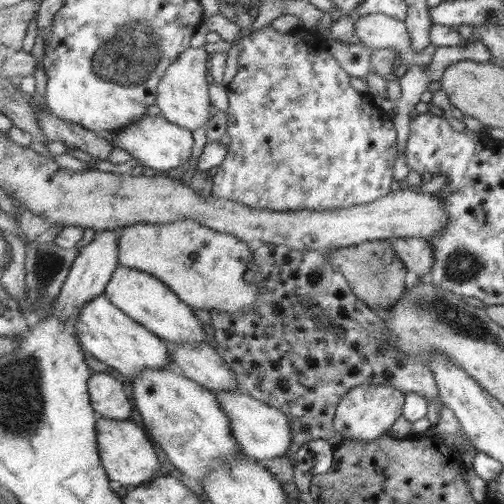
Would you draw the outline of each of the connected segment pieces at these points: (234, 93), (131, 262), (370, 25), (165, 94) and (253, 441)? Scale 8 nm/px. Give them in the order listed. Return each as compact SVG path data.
M263 26L253 29L247 36L243 36L239 42L239 56L237 56L236 72L233 79L227 84L227 102L229 108L224 114L227 116L225 133L229 135L229 143L226 148L226 157L216 168L211 177L210 194L214 198L229 199L241 203L246 207L267 209L272 211L298 211L301 209L322 211L325 209L340 209L350 206L367 204L389 193L389 186L393 182L391 170L396 154L396 132L390 117L383 111L376 109L372 97L367 94L359 94L349 85L348 74L337 64L337 61L327 52L327 42L314 34L313 31L304 29L281 32L271 26Z
M184 218L167 224L134 224L123 227L119 230L119 236L120 264L155 275L170 286L170 289L174 290L191 308L205 311L215 309L220 314L223 312L231 314L233 311L241 311L242 314L247 311L256 313L258 288L247 284L242 277L246 272L246 264L253 258L253 252L247 246L247 242L235 238L233 234L217 232L201 226L190 218Z
M378 13L361 15L352 21L355 36L365 48L390 49L395 54L408 55L409 36L403 22Z
M191 48L183 52L168 71L162 76L158 86L156 105L161 115L169 122L189 130L195 130L207 122L209 116L209 98L207 98L207 82L205 82L205 58L203 48Z
M214 391L213 393L228 418L230 433L238 444L241 455L245 455L248 460L262 463L266 459L273 459L286 454L292 438L290 437L287 417L280 410L255 400L245 392Z

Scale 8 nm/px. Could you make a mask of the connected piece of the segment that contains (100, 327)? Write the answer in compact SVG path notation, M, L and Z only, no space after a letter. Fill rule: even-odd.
M104 294L83 306L76 320L76 334L94 363L106 364L127 377L138 377L145 369L176 369L170 358L170 343L125 314Z

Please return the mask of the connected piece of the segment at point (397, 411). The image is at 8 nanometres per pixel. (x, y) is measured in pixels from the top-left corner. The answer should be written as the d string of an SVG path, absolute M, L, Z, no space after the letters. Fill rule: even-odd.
M357 385L350 388L337 403L333 426L341 438L370 441L387 432L401 414L404 394L389 385Z

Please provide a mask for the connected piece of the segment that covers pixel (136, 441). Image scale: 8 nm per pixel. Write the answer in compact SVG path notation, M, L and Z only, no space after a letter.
M103 416L97 421L99 455L103 460L103 467L107 471L114 485L119 488L141 486L151 482L163 473L161 460L157 457L154 441L150 439L147 430L137 426L131 420L115 420Z

